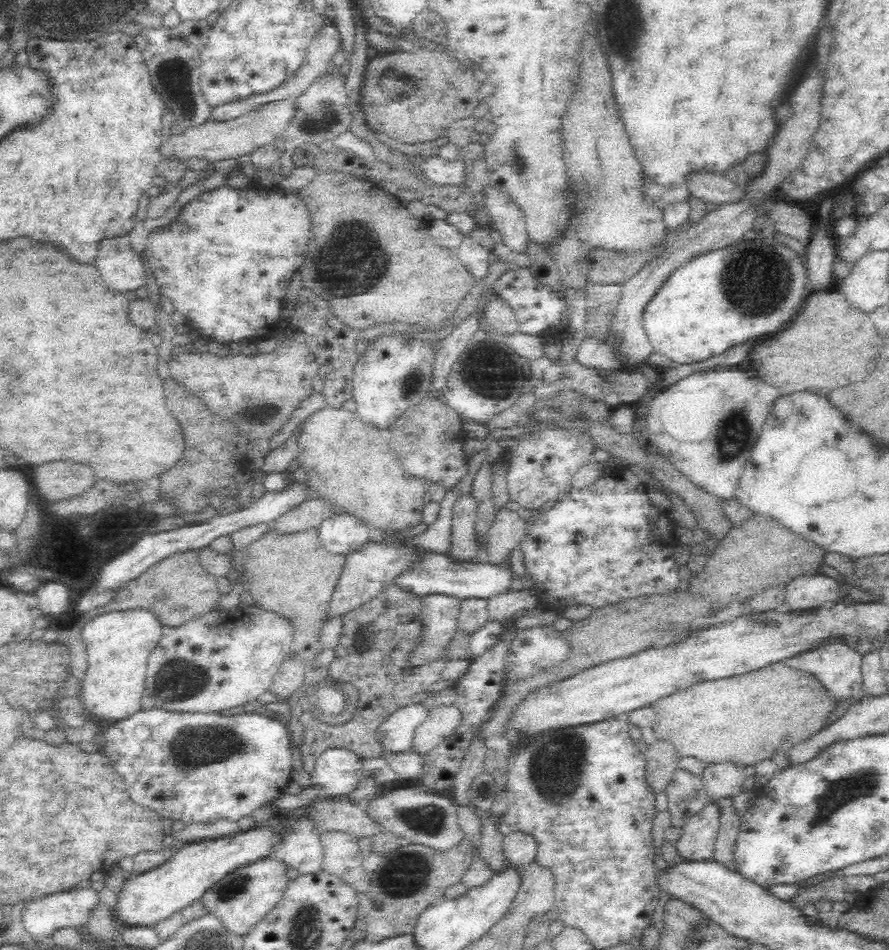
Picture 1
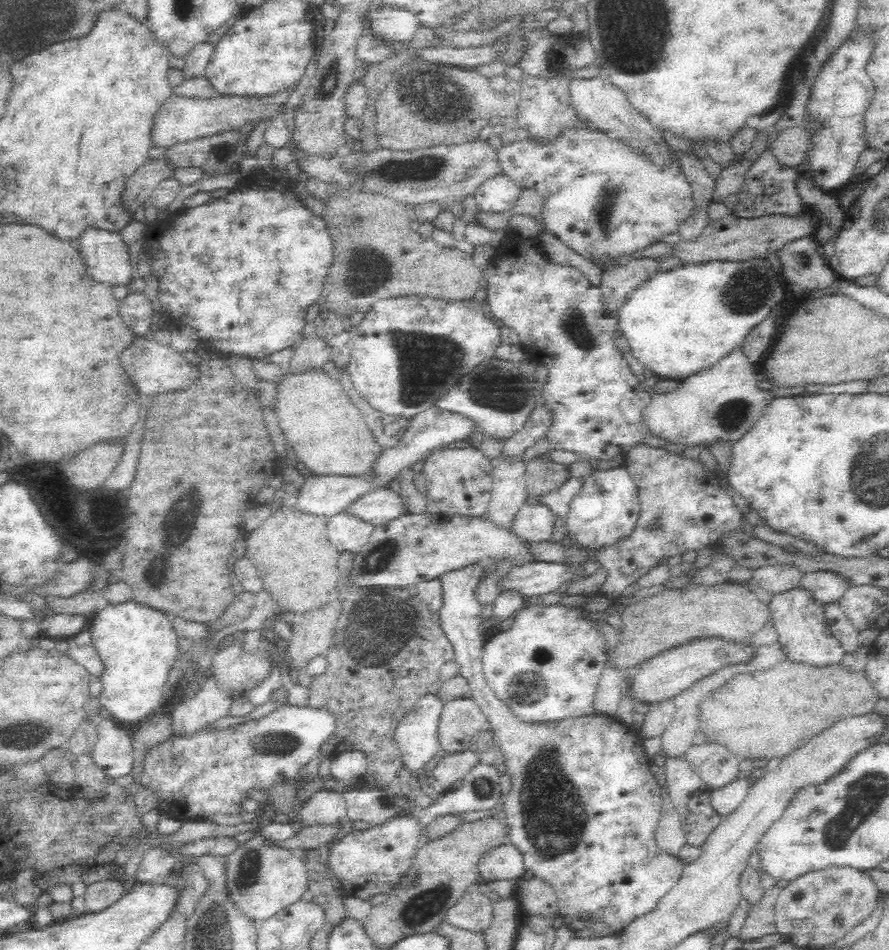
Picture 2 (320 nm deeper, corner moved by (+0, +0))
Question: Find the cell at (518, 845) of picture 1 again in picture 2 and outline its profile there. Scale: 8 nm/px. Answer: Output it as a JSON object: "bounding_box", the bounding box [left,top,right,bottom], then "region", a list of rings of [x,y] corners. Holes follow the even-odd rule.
{"bounding_box":[479,842,525,881],"region":[[[509,842],[498,844],[484,853],[479,869],[481,881],[518,880],[525,870],[522,851]]]}

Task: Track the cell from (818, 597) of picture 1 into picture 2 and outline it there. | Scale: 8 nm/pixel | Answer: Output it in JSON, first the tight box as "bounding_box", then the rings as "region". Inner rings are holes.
{"bounding_box":[799,571,851,606],"region":[[[818,571],[803,574],[799,587],[806,590],[821,606],[840,602],[851,585],[838,574]]]}

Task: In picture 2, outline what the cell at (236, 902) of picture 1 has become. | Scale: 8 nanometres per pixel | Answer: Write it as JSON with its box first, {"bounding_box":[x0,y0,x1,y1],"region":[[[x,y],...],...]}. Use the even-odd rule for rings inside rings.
{"bounding_box":[223,833,308,925],"region":[[[257,833],[253,839],[228,854],[223,866],[226,897],[234,909],[256,925],[280,912],[284,906],[300,900],[308,889],[306,865],[300,855],[284,847],[270,845],[262,840],[262,833]]]}

